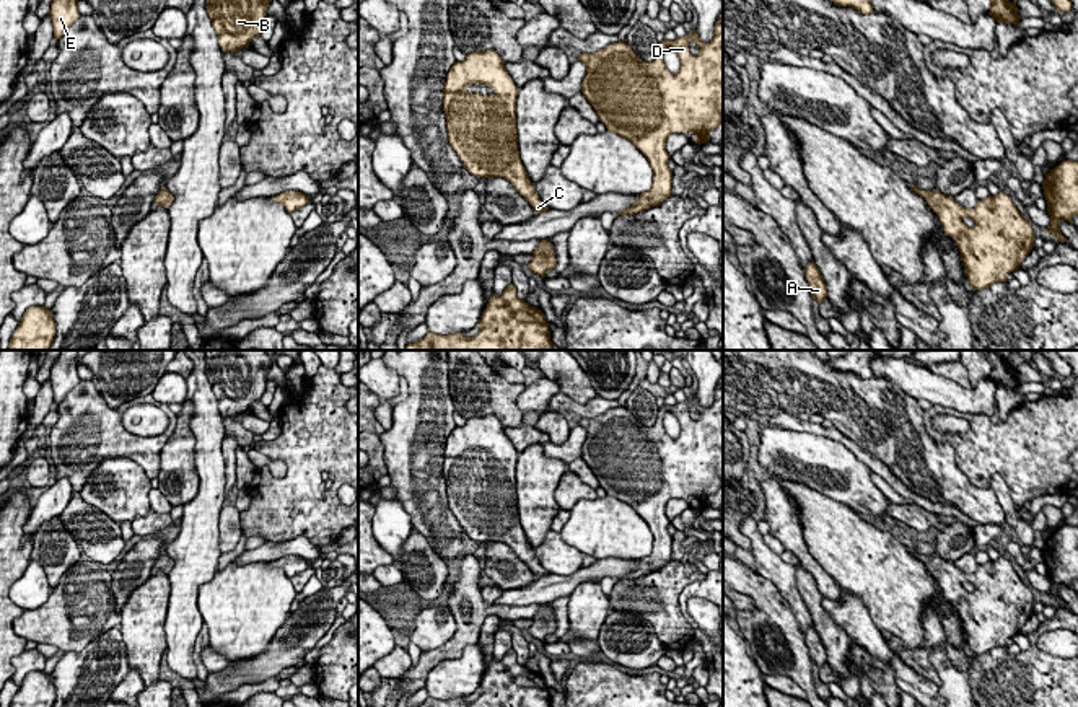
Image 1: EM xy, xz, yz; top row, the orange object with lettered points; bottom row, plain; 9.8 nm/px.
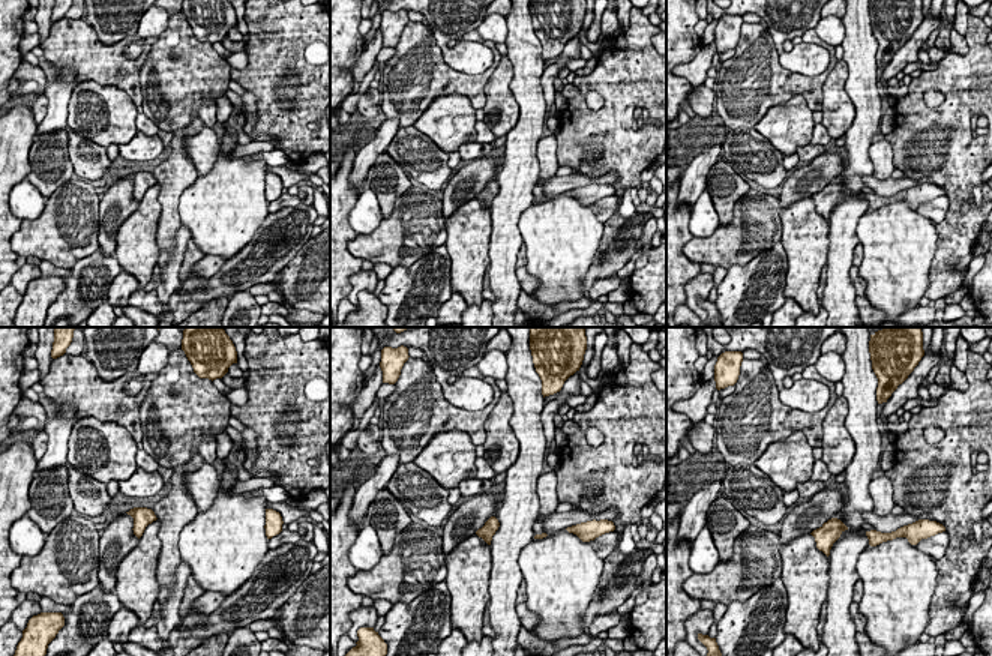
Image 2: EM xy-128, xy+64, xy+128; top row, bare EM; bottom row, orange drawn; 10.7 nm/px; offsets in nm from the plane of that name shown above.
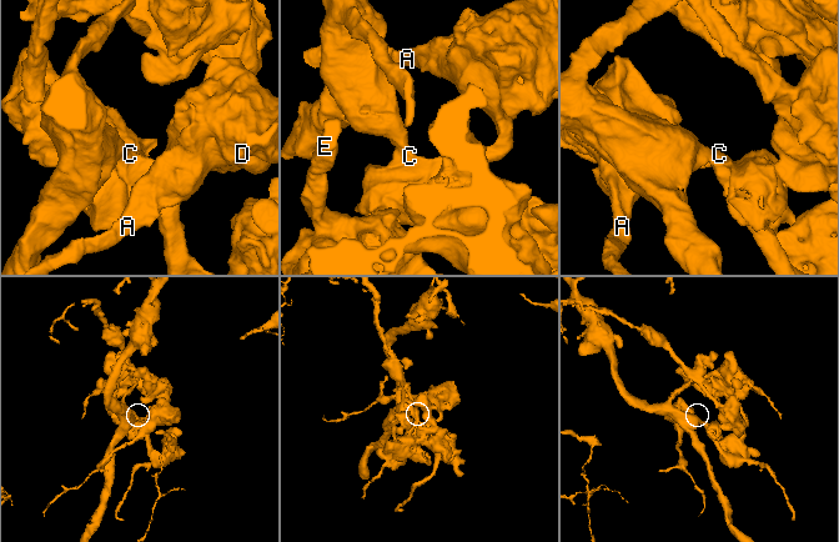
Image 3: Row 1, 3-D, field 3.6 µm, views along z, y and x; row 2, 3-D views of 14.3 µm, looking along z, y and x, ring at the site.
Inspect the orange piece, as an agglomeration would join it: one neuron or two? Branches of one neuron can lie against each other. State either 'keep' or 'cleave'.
keep

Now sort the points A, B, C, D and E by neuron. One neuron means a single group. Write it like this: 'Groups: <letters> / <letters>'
Groups: A B C D E

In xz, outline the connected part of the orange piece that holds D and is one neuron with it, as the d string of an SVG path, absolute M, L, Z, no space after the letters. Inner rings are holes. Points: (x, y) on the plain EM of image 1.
M723 386L715 388L713 404L703 407L695 393L684 402L658 409L651 427L642 425L625 406L612 407L593 419L580 419L578 425L586 430L581 458L594 472L599 485L609 497L630 505L650 526L653 534L651 554L619 580L633 580L658 572L671 562L673 536L668 533L671 520L666 505L676 497L690 497L695 508L708 508L708 497L723 484ZM671 412L681 424L681 435L671 438L663 425Z

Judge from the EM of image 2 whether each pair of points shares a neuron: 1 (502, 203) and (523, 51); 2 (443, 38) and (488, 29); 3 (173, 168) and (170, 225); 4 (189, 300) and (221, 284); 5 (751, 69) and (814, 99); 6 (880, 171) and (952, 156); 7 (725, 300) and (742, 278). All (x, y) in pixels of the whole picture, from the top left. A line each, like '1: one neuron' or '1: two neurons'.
1: one neuron
2: two neurons
3: one neuron
4: one neuron
5: one neuron
6: two neurons
7: one neuron

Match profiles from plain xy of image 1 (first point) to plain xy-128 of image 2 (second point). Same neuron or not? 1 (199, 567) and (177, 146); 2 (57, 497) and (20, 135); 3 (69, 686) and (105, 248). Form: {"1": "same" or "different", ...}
{"1": "same", "2": "different", "3": "different"}

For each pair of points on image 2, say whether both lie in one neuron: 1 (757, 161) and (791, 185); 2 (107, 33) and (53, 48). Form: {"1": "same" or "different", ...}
{"1": "different", "2": "same"}

